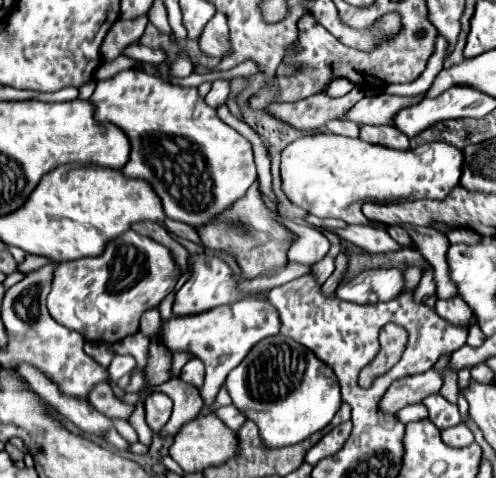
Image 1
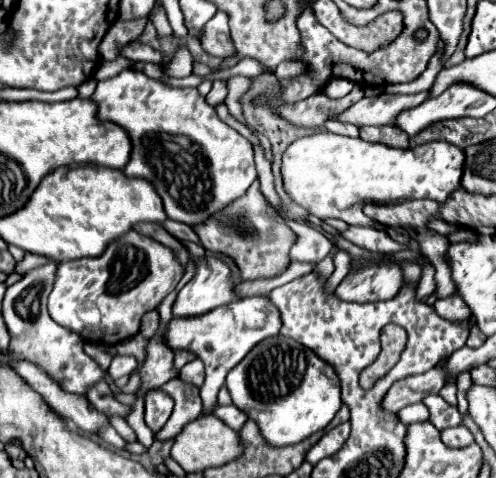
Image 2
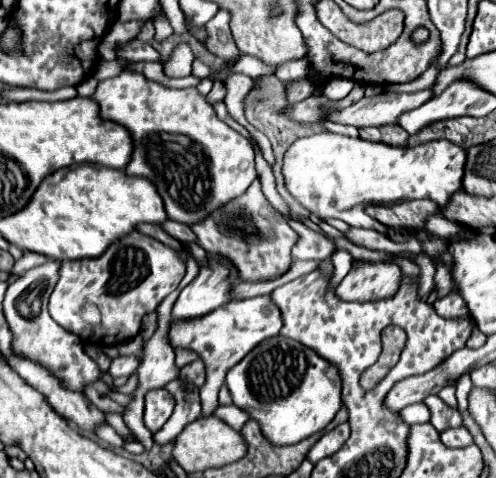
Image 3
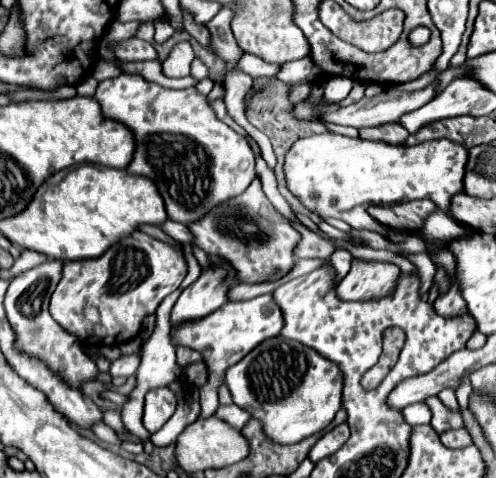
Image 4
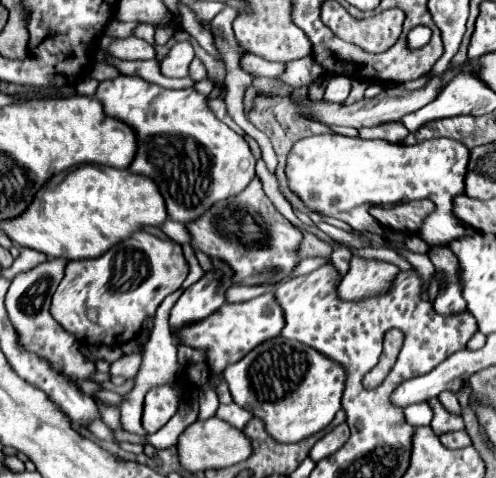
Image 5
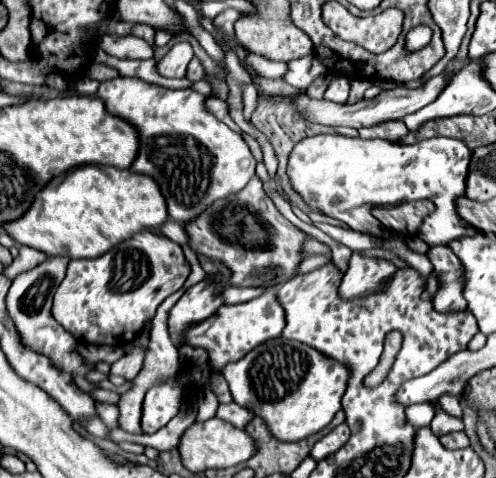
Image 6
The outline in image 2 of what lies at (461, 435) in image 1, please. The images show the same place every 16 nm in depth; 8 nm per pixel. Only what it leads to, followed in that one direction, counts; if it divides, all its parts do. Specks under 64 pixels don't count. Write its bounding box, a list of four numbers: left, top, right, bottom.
[442,424,474,448]

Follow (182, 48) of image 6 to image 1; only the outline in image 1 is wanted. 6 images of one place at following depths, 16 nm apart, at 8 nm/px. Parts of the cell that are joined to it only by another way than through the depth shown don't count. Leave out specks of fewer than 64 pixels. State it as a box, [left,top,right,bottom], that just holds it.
[170,54,194,78]

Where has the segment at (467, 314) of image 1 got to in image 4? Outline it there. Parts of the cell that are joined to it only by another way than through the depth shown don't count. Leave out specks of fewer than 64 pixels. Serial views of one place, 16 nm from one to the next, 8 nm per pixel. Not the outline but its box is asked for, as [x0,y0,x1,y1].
[434,284,468,316]

